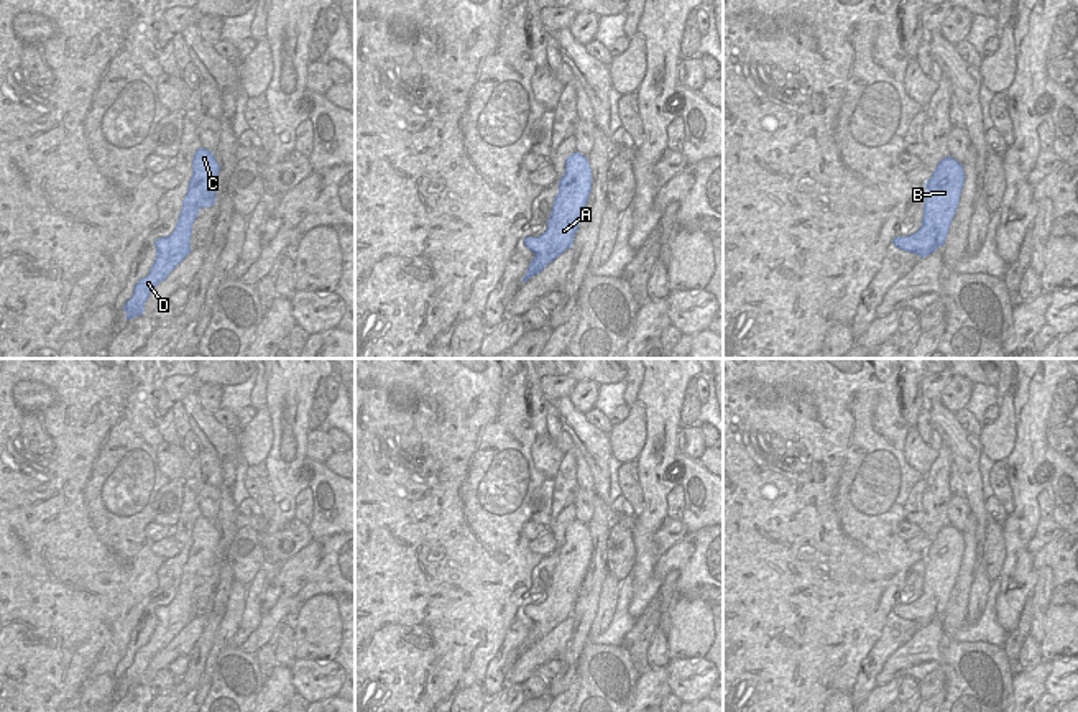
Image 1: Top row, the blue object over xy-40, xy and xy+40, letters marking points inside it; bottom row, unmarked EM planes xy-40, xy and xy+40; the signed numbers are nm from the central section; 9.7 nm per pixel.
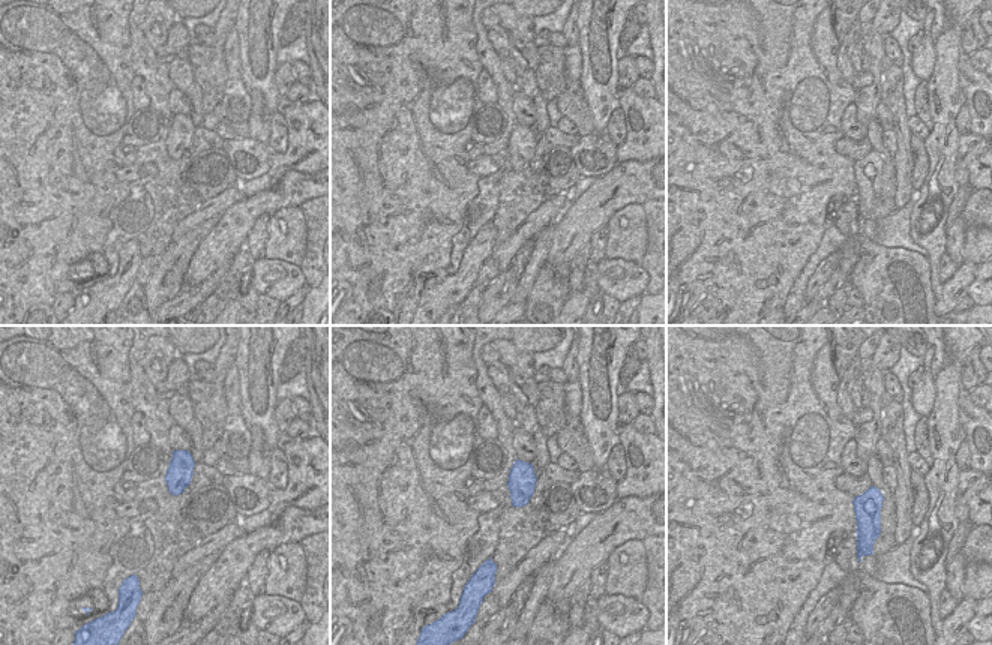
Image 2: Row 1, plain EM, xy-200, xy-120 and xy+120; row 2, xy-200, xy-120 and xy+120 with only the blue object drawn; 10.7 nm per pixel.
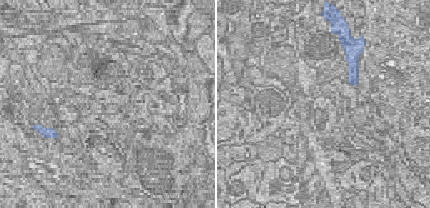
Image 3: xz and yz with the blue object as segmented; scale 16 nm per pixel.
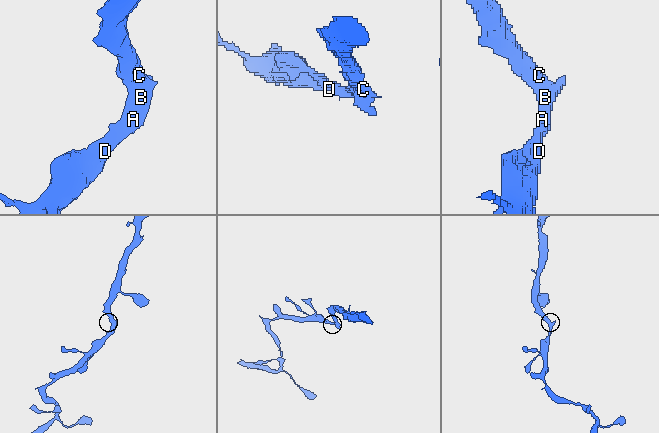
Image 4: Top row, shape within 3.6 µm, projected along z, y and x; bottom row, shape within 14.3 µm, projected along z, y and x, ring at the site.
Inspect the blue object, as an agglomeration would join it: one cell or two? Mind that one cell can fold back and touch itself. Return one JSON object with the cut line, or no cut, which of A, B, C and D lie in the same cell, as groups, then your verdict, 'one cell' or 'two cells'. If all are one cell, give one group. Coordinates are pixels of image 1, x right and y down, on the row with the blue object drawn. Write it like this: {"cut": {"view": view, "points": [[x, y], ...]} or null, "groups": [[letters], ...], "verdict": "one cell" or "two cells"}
{"cut": null, "groups": [["A", "B", "C", "D"]], "verdict": "one cell"}

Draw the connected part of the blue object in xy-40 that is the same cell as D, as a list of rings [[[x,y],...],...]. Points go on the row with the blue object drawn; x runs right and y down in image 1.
[[[199,148],[192,160],[192,178],[176,229],[171,235],[156,238],[156,260],[150,273],[135,284],[133,296],[123,306],[127,321],[145,312],[145,303],[151,291],[192,252],[192,224],[202,207],[212,207],[215,204],[219,171],[220,166],[214,153]]]

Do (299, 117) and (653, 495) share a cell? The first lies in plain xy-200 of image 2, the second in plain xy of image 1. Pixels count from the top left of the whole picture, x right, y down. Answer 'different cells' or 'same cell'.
different cells

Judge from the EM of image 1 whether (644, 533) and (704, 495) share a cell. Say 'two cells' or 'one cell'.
two cells

